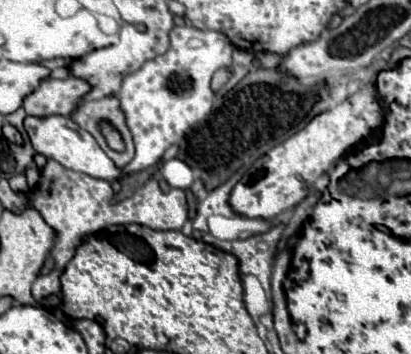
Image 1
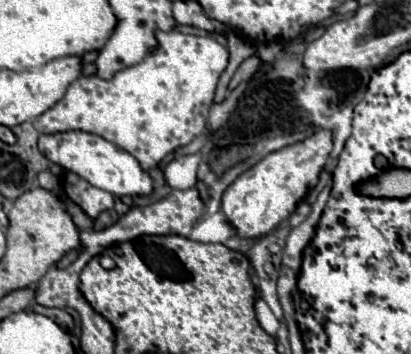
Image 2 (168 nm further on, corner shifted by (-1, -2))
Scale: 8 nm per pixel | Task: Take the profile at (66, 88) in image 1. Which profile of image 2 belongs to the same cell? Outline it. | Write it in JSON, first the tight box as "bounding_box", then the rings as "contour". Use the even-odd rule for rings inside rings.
{"bounding_box":[34,30,230,170],"contour":[[[156,30],[154,34],[158,46],[140,64],[118,72],[110,80],[80,76],[54,108],[36,118],[34,128],[40,134],[68,130],[96,134],[130,152],[146,170],[158,166],[176,148],[190,144],[206,128],[214,90],[230,54],[212,36],[186,36],[174,30]]]}

